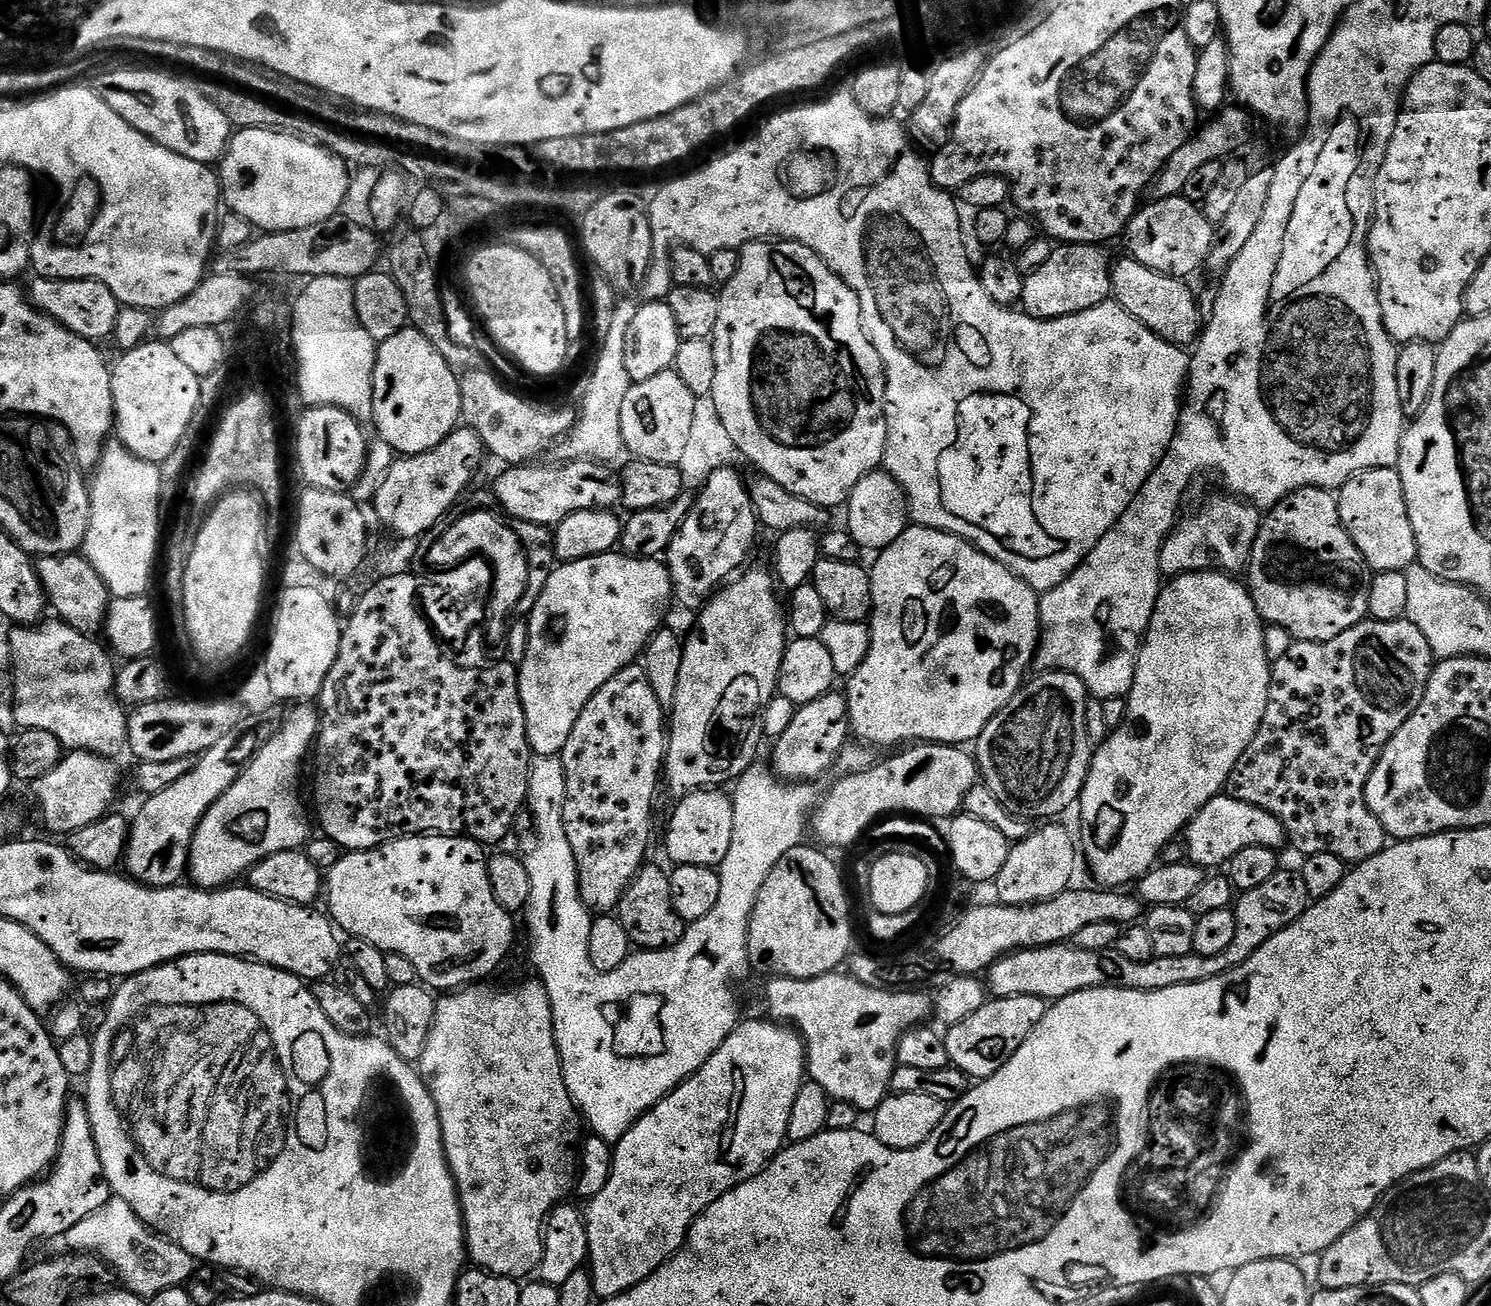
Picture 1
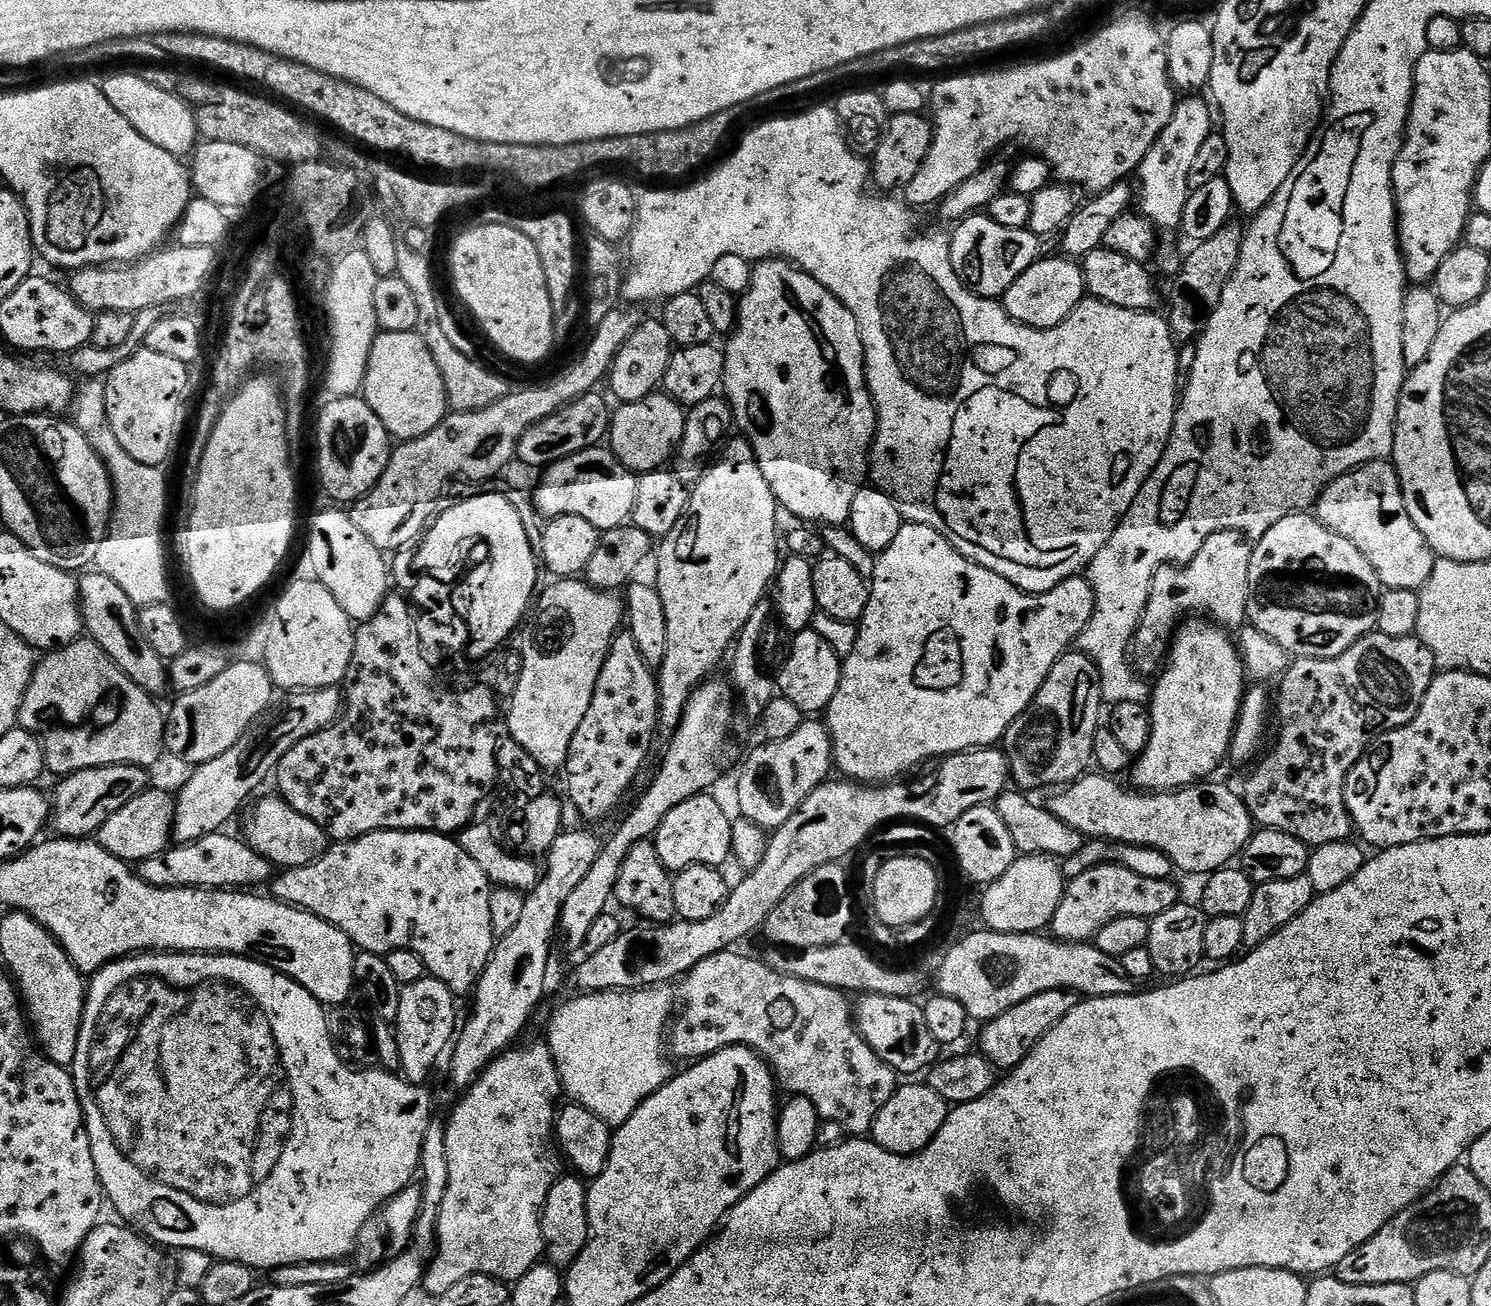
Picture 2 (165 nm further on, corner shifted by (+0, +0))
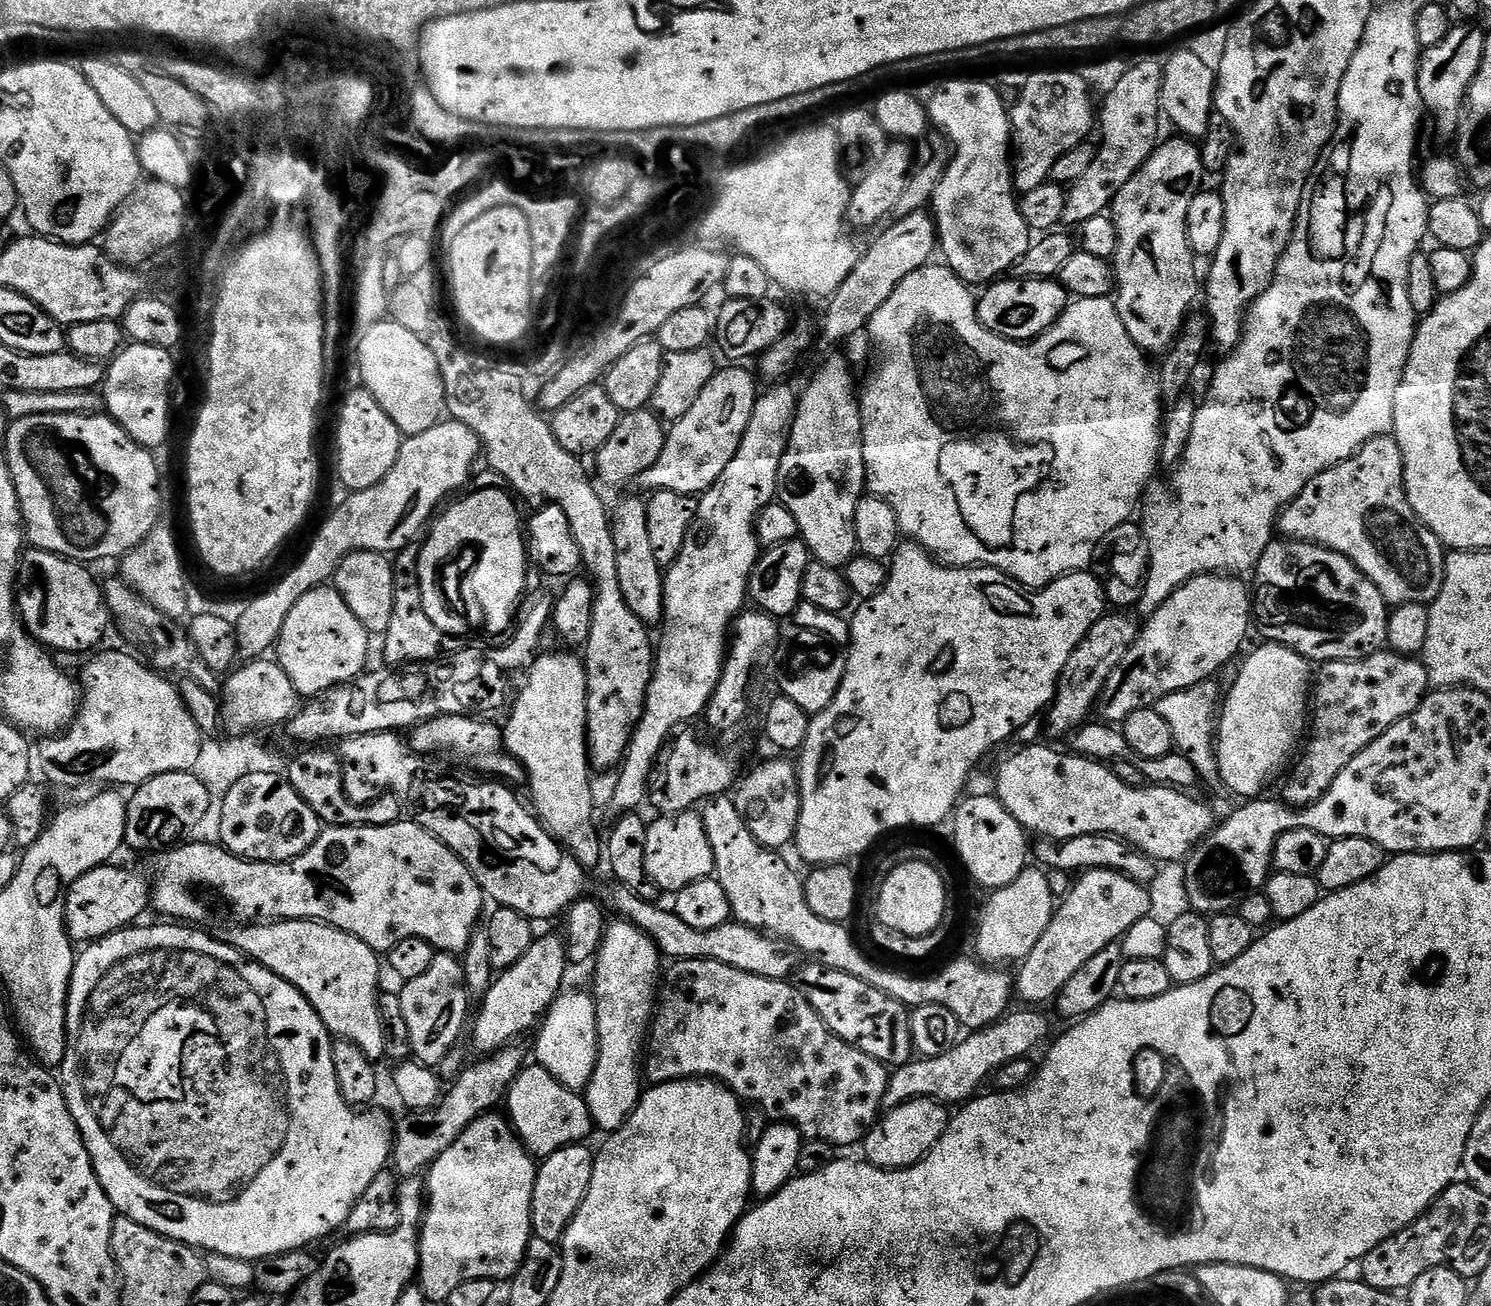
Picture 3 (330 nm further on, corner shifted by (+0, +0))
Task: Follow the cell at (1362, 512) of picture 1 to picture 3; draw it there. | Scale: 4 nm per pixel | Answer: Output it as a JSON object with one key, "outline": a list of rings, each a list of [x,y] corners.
{"outline":[[[1391,435],[1379,436],[1366,442],[1350,459],[1318,474],[1304,487],[1302,494],[1298,494],[1298,498],[1289,502],[1280,513],[1278,532],[1281,537],[1293,542],[1320,544],[1350,558],[1350,562],[1354,562],[1354,566],[1358,566],[1358,570],[1362,570],[1362,574],[1366,574],[1366,578],[1378,586],[1382,598],[1389,606],[1431,605],[1444,585],[1446,549],[1440,539],[1416,517],[1410,506],[1404,489],[1404,459],[1398,442]]]}

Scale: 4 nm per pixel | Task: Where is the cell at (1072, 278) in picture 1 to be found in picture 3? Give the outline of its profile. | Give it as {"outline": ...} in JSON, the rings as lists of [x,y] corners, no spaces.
{"outline":[[[1000,278],[989,283],[983,292],[984,297],[979,297],[976,306],[976,316],[982,322],[982,326],[1004,340],[1017,342],[1034,340],[1047,332],[1070,303],[1068,291],[1055,279]]]}

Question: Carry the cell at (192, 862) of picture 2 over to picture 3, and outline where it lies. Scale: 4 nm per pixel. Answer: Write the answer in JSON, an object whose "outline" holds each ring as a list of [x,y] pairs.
{"outline":[[[105,866],[103,868],[95,868],[86,874],[82,874],[82,878],[78,878],[68,890],[68,897],[64,903],[64,927],[68,929],[68,937],[73,942],[98,942],[104,936],[111,936],[119,933],[121,930],[135,925],[136,920],[144,911],[150,908],[150,884],[144,881],[136,872],[131,872],[128,868],[112,868],[113,866]]]}

